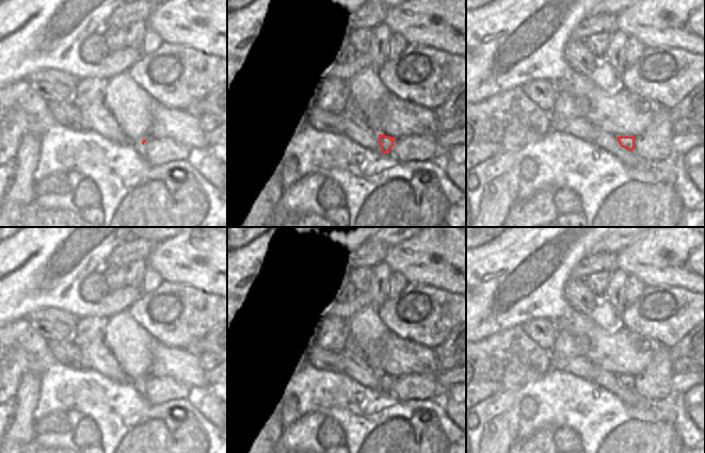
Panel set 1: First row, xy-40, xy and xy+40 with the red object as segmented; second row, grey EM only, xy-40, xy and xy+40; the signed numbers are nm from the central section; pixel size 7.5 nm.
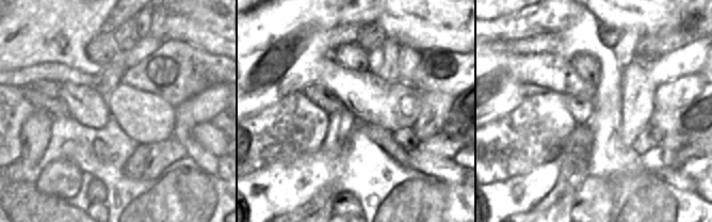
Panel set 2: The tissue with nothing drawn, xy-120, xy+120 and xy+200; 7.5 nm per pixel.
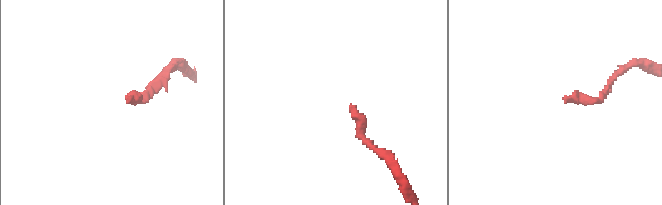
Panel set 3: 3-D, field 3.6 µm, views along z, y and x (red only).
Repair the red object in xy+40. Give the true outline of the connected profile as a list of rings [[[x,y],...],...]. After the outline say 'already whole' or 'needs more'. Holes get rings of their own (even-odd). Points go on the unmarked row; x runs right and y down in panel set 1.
[[[618,375],[618,381],[621,386],[632,390],[635,387],[635,375]]]; already whole

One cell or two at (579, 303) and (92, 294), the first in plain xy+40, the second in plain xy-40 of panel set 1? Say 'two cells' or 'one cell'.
one cell

